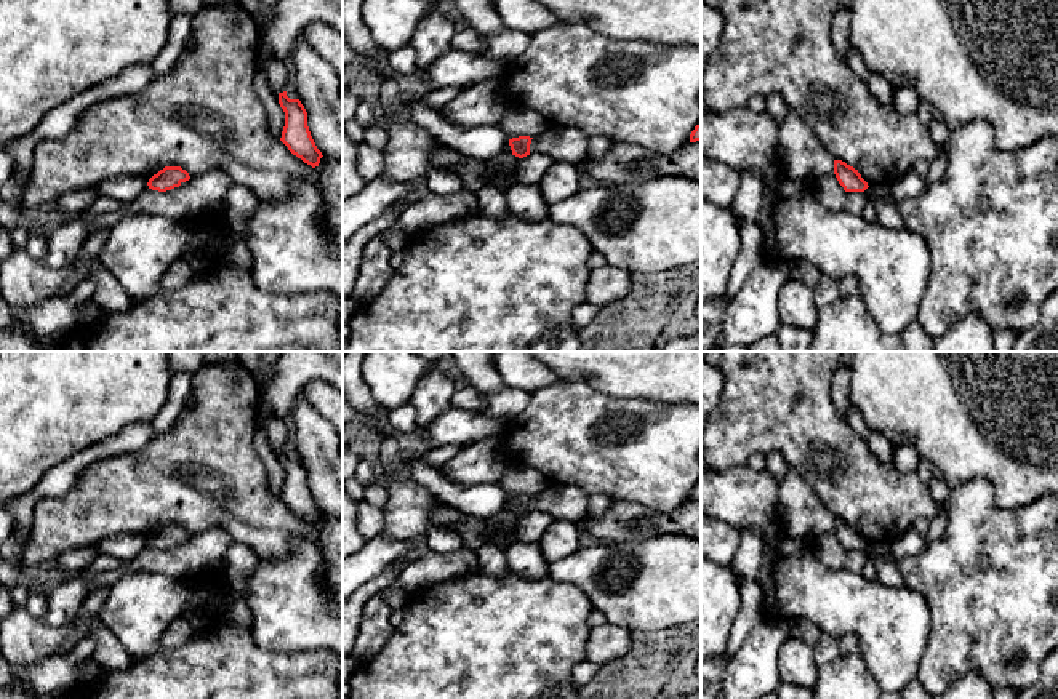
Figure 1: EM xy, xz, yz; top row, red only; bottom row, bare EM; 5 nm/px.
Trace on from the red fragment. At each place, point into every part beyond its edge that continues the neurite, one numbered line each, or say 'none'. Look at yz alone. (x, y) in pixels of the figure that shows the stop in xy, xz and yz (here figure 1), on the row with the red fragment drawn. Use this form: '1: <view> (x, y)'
none

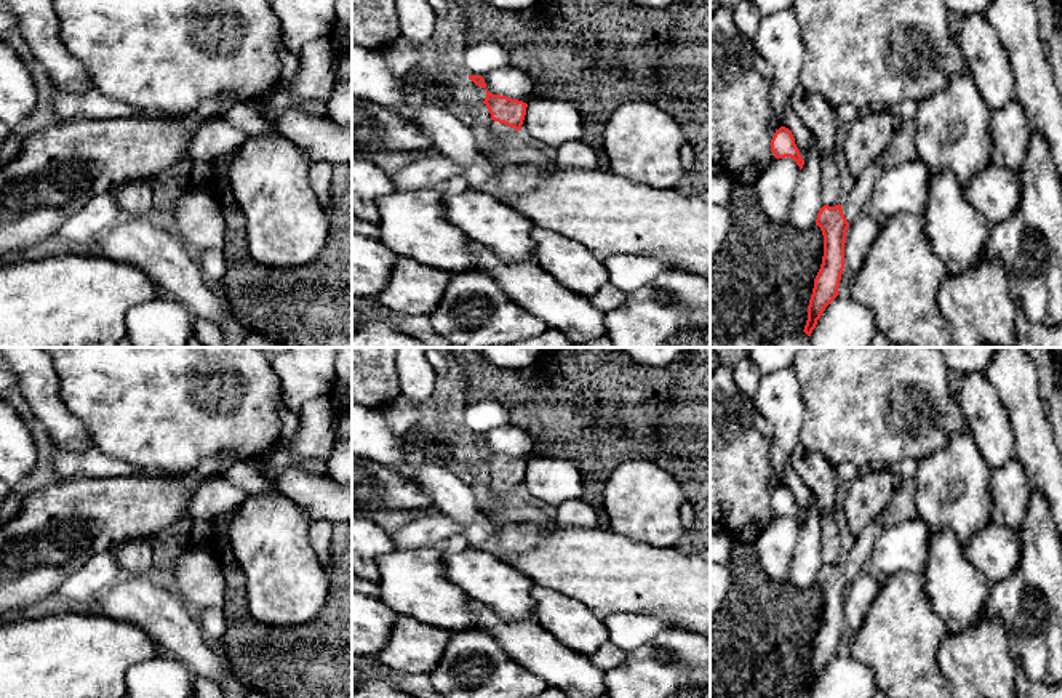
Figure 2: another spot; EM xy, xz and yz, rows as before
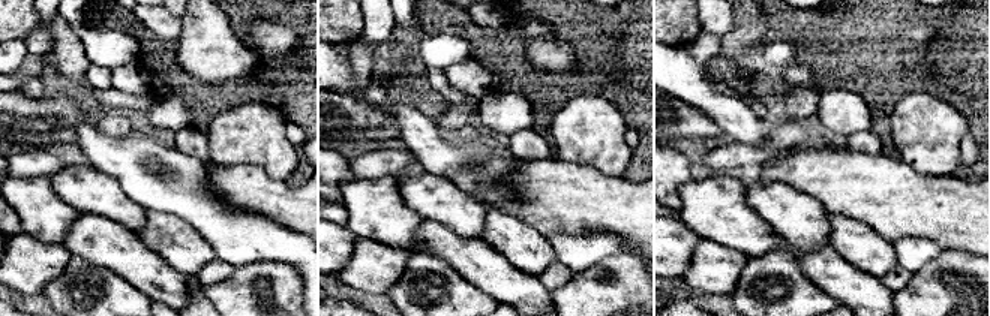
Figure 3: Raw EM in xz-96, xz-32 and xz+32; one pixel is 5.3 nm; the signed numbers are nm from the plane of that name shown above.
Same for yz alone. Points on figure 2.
1: yz (858, 200)

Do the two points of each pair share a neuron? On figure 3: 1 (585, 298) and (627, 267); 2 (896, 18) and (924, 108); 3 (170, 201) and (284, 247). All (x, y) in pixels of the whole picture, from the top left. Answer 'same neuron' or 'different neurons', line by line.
1: same neuron
2: different neurons
3: same neuron

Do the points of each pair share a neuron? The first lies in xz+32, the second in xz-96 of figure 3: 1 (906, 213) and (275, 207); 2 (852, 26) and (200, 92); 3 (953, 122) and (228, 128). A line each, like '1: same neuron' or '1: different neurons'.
1: same neuron
2: same neuron
3: same neuron

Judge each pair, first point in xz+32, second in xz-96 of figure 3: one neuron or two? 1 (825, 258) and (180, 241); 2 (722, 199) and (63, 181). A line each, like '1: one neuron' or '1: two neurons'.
1: two neurons
2: two neurons

